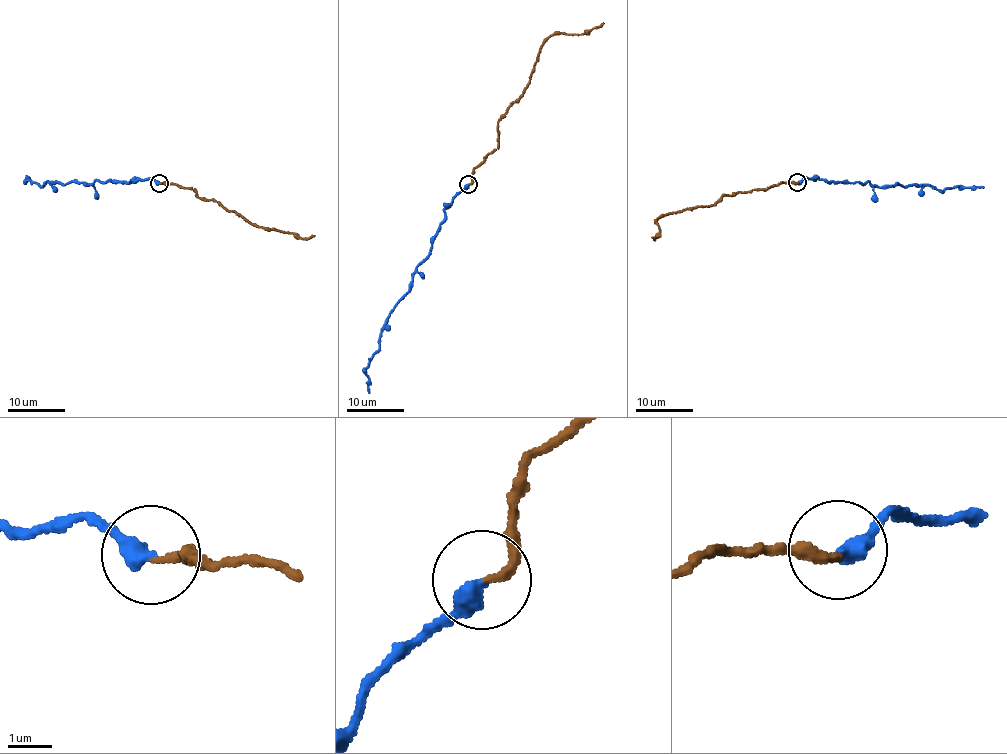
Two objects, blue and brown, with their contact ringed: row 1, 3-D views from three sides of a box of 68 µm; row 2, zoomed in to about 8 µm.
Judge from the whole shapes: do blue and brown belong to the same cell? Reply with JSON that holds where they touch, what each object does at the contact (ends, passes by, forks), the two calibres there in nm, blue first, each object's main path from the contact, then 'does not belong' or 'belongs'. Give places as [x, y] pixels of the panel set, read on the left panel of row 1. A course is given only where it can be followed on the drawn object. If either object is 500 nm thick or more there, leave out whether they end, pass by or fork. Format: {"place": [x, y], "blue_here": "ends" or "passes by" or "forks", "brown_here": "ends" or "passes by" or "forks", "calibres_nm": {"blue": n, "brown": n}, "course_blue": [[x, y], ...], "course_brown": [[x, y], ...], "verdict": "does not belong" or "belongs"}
{"place": [159, 183], "blue_here": "ends", "brown_here": "ends", "calibres_nm": {"blue": 400, "brown": 190}, "course_blue": [[159, 183], [136, 177], [126, 183], [110, 180], [91, 183], [48, 181], [42, 185], [26, 181], [27, 176]], "course_brown": [[159, 183], [194, 188], [197, 197], [217, 201], [265, 229], [295, 233], [304, 238], [315, 236]], "verdict": "belongs"}

